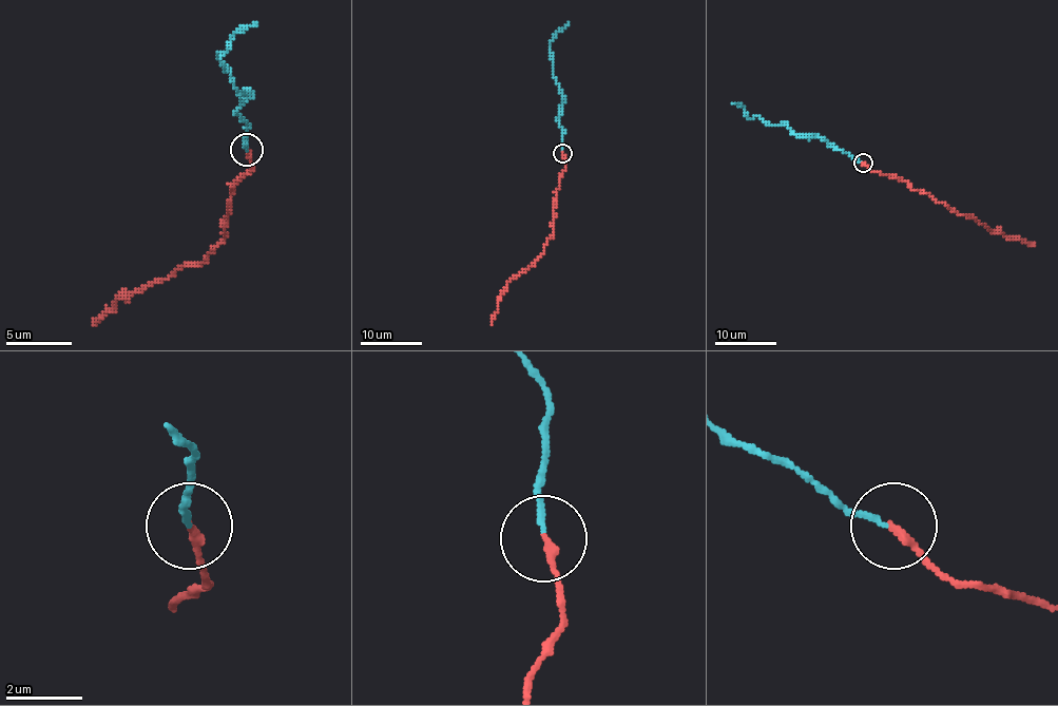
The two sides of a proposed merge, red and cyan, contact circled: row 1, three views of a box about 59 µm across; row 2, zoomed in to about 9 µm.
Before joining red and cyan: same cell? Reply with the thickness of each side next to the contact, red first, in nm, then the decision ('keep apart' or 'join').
200 nm thick on the red side, 150 nm on the other; join

